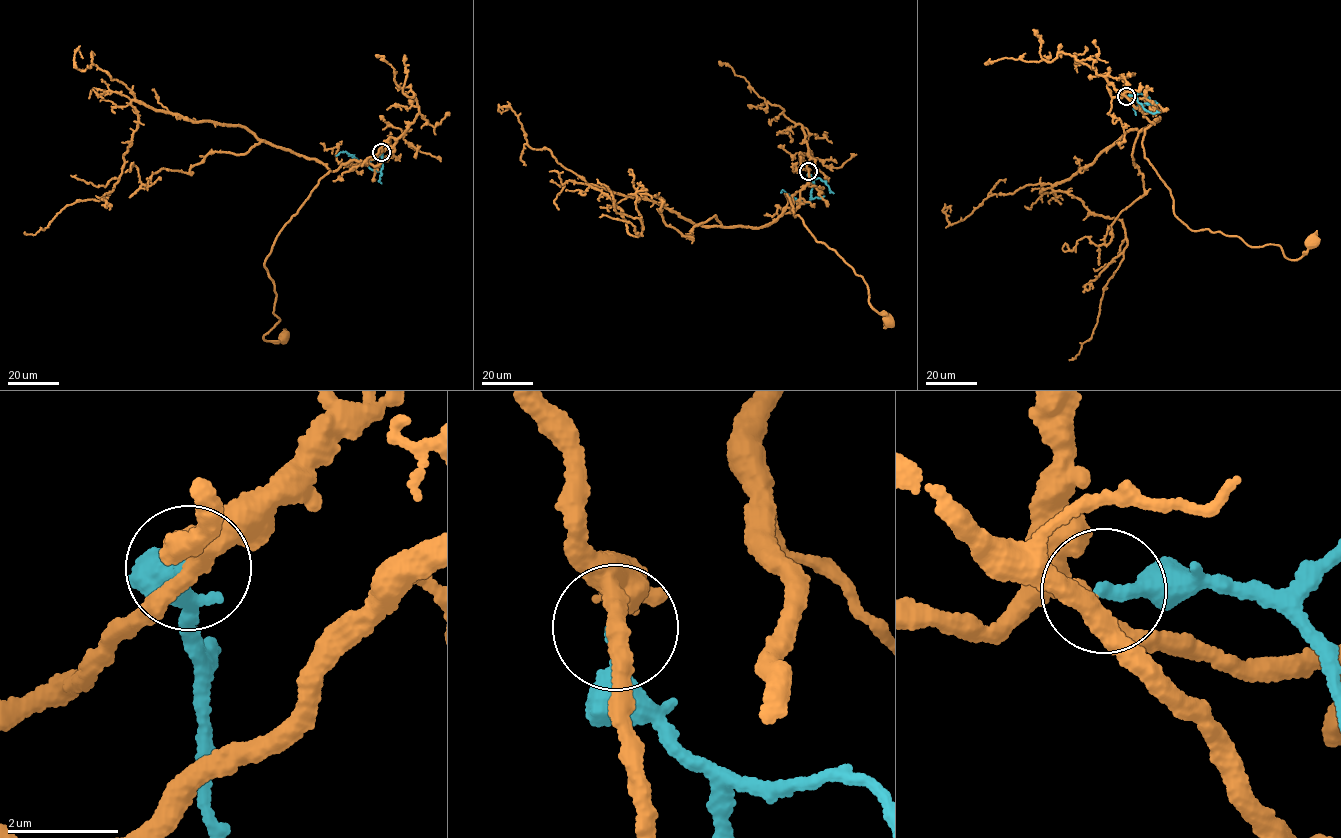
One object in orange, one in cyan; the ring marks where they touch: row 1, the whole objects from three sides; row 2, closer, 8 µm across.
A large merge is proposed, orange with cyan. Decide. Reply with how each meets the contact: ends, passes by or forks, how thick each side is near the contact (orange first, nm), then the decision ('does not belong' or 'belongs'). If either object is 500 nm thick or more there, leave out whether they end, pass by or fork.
orange passes by; cyan ends there; 320 nm thick on the orange side, 280 nm on the other; does not belong

